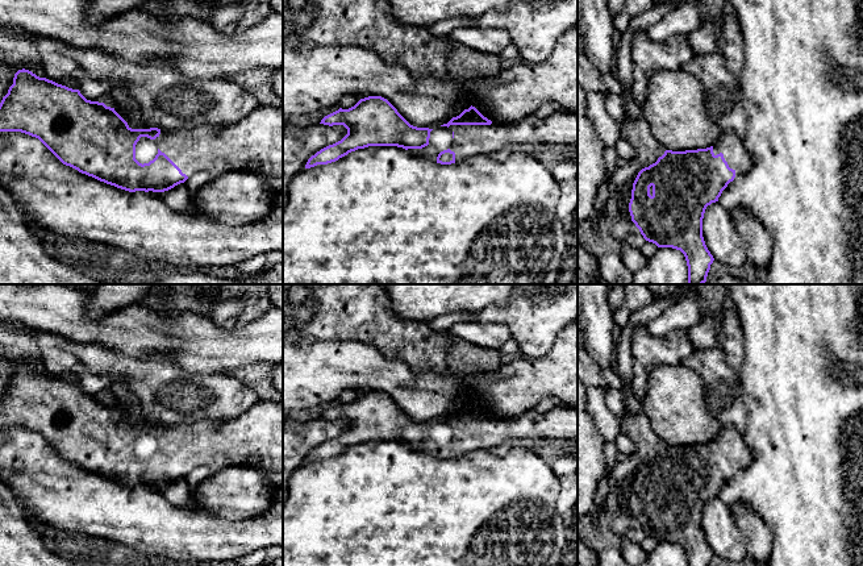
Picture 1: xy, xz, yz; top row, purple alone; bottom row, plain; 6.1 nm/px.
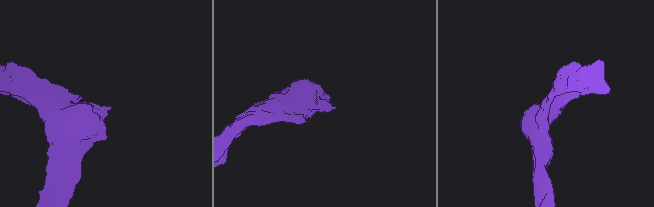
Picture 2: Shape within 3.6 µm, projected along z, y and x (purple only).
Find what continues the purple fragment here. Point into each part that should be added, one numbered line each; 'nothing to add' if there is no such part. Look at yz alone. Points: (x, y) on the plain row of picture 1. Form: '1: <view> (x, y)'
1: yz (729, 437)

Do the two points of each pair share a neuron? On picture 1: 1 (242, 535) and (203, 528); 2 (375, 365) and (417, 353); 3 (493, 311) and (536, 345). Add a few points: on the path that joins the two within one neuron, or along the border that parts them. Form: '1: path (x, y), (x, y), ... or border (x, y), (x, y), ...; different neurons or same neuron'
1: path (233, 535), (212, 535); same neuron
2: border (369, 345), (415, 371), (425, 371); different neurons
3: path (504, 313), (526, 334); same neuron

